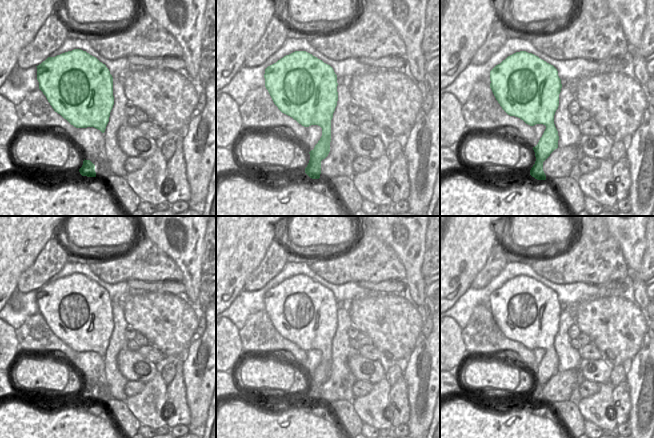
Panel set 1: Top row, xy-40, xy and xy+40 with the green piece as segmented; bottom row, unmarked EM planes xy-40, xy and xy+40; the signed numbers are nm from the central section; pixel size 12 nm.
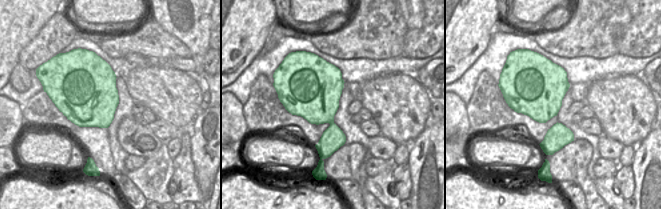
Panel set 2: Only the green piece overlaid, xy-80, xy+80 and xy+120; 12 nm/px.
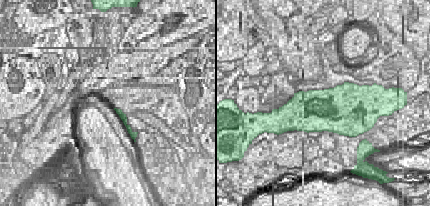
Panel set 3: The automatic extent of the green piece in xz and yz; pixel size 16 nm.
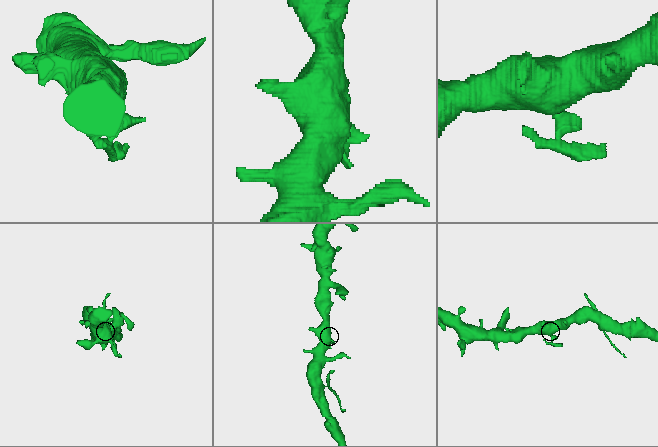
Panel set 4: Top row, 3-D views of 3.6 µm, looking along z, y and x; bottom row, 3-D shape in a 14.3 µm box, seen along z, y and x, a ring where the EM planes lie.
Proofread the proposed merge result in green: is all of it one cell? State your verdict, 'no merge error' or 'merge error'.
no merge error

